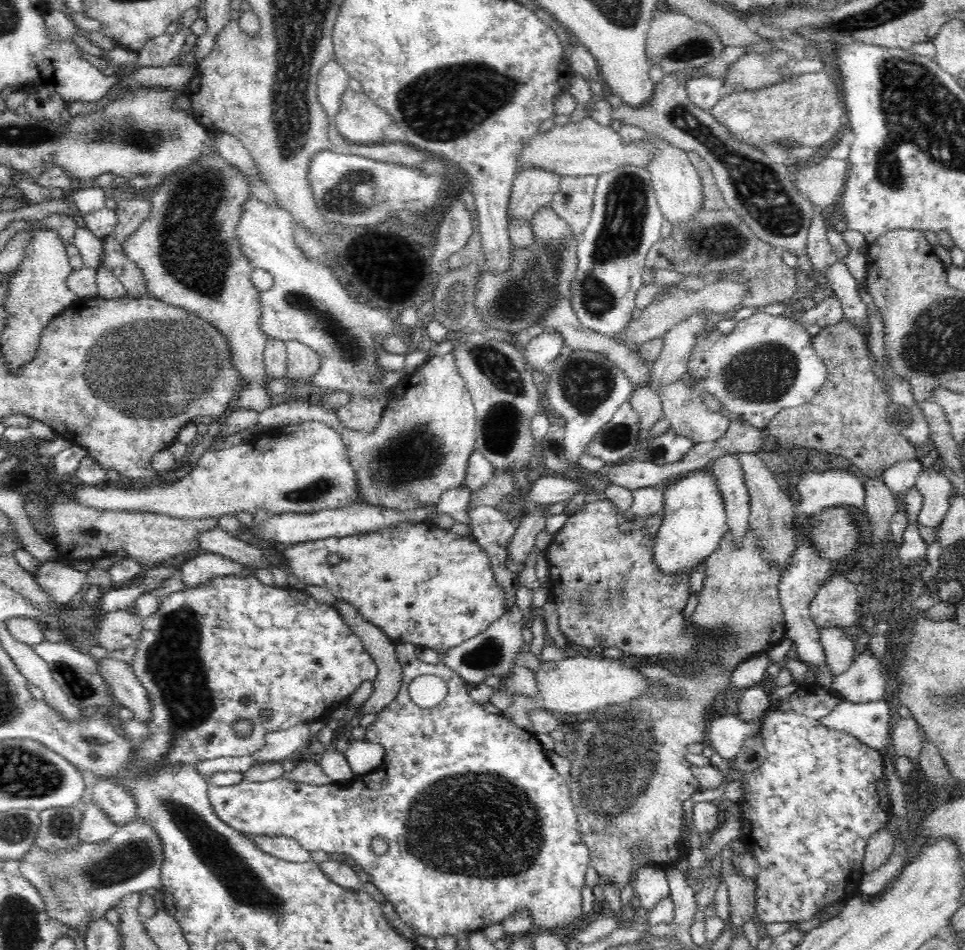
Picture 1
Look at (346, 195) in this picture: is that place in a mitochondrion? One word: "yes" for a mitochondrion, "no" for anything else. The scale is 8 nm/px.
yes

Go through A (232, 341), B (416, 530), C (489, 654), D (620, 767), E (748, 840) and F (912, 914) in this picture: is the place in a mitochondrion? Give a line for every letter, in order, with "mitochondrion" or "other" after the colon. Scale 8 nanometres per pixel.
A: mitochondrion
B: other
C: mitochondrion
D: mitochondrion
E: other
F: other

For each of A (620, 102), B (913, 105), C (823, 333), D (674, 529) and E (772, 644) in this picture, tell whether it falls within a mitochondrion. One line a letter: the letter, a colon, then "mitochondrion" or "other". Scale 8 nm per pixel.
A: other
B: mitochondrion
C: other
D: other
E: other

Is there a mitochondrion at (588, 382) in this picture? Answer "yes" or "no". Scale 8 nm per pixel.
yes

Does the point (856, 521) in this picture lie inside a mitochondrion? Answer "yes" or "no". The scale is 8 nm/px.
no

